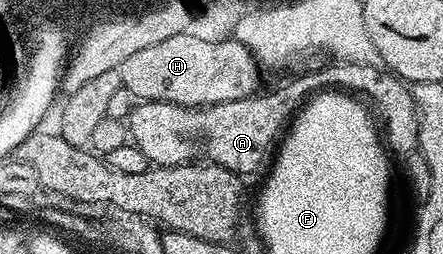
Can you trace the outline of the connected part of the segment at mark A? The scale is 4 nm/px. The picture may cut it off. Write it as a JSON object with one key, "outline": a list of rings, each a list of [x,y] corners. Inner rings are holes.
{"outline":[[[361,60],[330,62],[327,68],[322,68],[319,72],[310,72],[307,76],[298,76],[295,80],[288,81],[283,88],[245,96],[236,102],[208,104],[205,108],[189,108],[179,104],[147,100],[130,110],[128,136],[144,153],[147,161],[160,168],[191,163],[191,148],[194,152],[203,152],[206,155],[203,157],[209,163],[224,166],[236,174],[254,172],[275,155],[294,117],[311,96],[323,90],[341,90],[355,97],[365,98],[376,116],[378,111],[377,119],[384,133],[385,147],[395,157],[398,155],[398,158],[405,158],[408,154],[419,151],[420,122],[418,108],[414,105],[414,95],[393,72],[381,67],[378,69],[370,63]]]}

